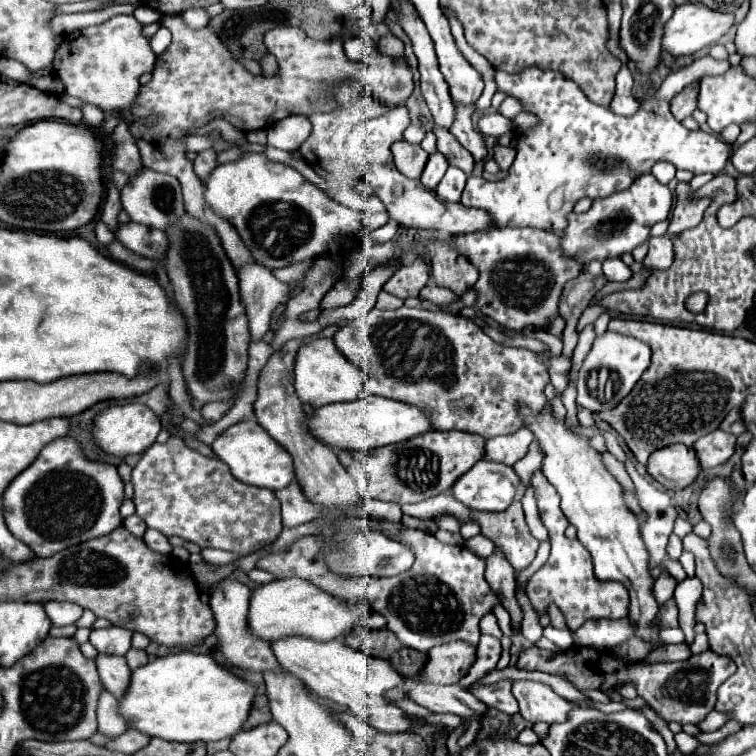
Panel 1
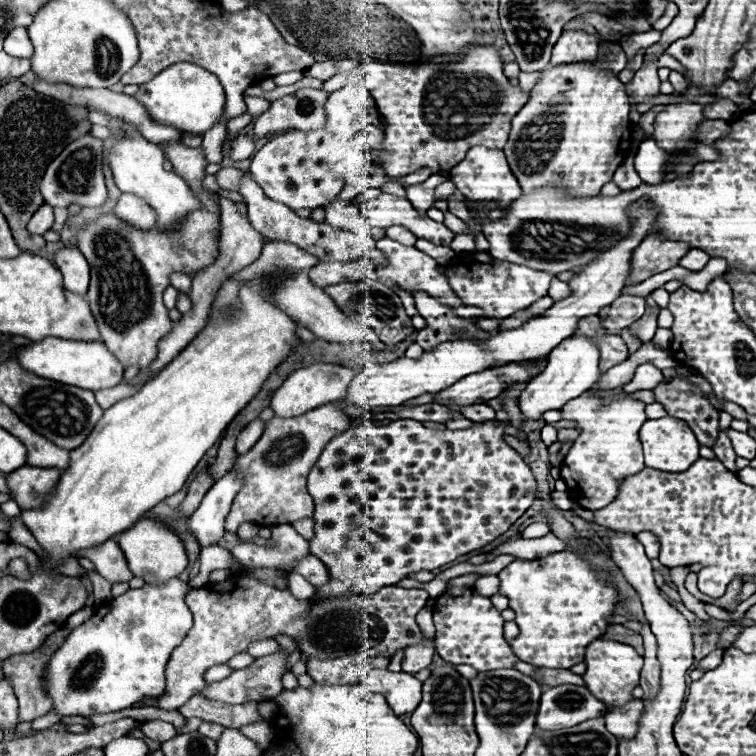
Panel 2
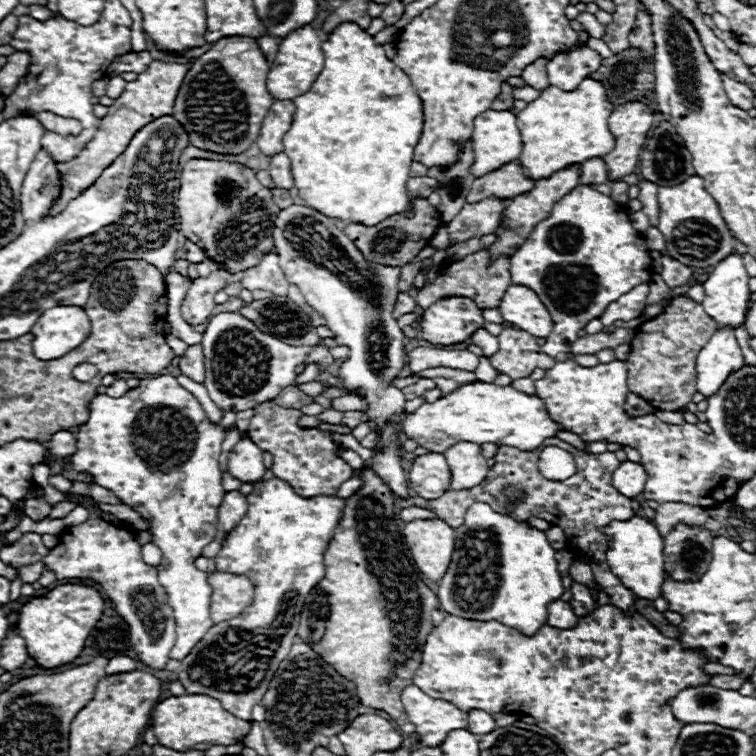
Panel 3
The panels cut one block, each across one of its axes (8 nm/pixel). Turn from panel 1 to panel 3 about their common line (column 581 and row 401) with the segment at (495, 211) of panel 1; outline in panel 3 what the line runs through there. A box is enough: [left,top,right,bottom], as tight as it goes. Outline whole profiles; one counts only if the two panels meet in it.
[72,376,228,660]

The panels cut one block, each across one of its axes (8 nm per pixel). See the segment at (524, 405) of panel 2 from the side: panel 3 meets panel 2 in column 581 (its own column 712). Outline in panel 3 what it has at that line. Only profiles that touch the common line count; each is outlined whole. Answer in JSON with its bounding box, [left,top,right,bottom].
[698,330,744,398]

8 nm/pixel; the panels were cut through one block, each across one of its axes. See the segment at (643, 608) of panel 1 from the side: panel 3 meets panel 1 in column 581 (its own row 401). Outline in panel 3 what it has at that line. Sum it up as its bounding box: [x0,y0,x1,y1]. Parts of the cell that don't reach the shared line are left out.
[400,382,562,452]

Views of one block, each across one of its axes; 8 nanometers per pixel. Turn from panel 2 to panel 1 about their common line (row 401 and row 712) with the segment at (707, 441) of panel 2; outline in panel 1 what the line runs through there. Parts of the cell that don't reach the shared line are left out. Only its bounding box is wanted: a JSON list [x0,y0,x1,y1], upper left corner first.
[516,646,736,724]

